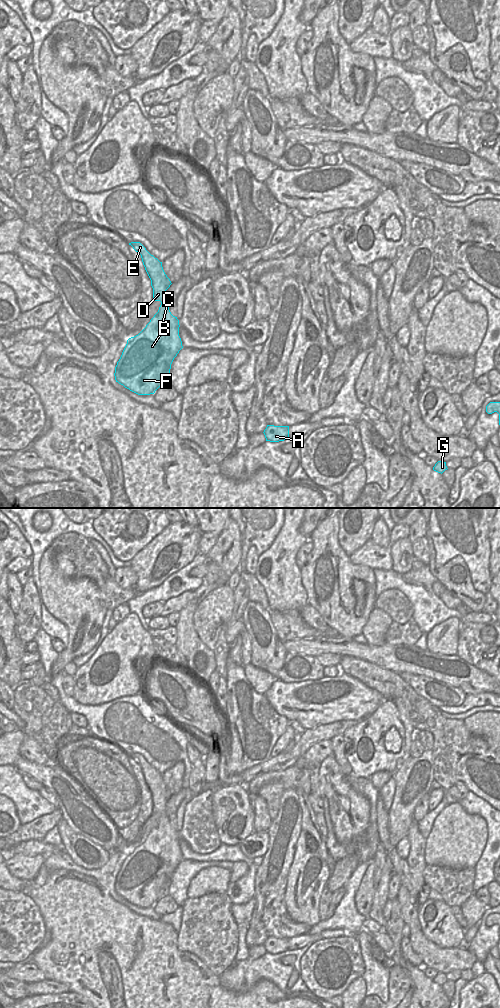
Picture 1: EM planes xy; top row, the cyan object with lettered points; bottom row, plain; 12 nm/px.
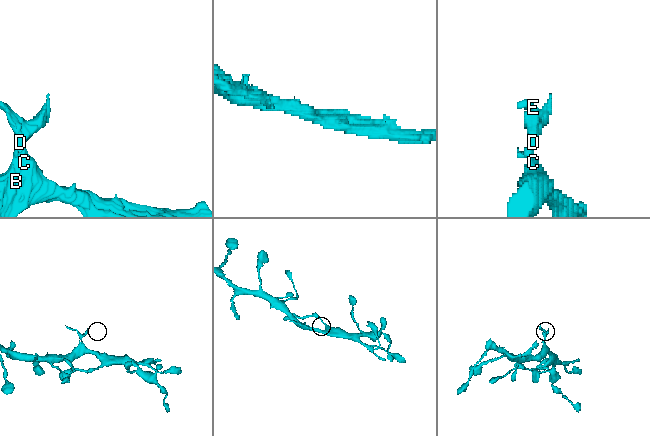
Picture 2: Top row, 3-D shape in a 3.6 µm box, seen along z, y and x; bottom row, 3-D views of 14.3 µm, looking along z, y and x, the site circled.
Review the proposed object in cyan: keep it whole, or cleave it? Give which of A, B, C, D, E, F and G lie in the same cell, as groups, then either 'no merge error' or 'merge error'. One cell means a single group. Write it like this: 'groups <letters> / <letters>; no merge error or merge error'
groups A B C D E F G; no merge error

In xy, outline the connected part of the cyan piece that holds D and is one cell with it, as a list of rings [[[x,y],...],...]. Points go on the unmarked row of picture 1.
[[[140,754],[129,755],[141,767],[145,782],[151,792],[153,813],[160,813],[158,824],[136,848],[127,852],[127,856],[115,879],[115,892],[125,900],[138,907],[150,907],[162,897],[169,894],[171,876],[179,863],[183,860],[179,848],[179,832],[173,828],[165,814],[166,802],[172,796],[165,786],[162,774],[151,767]]]

